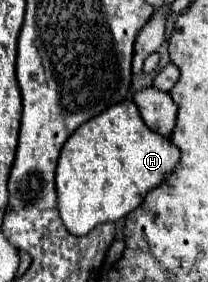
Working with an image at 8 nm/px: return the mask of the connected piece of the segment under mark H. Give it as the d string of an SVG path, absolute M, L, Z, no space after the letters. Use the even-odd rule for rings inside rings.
M126 99L92 117L64 143L56 167L62 223L72 235L88 235L102 223L116 223L140 207L146 193L162 185L180 163L180 149L146 127L134 101Z

